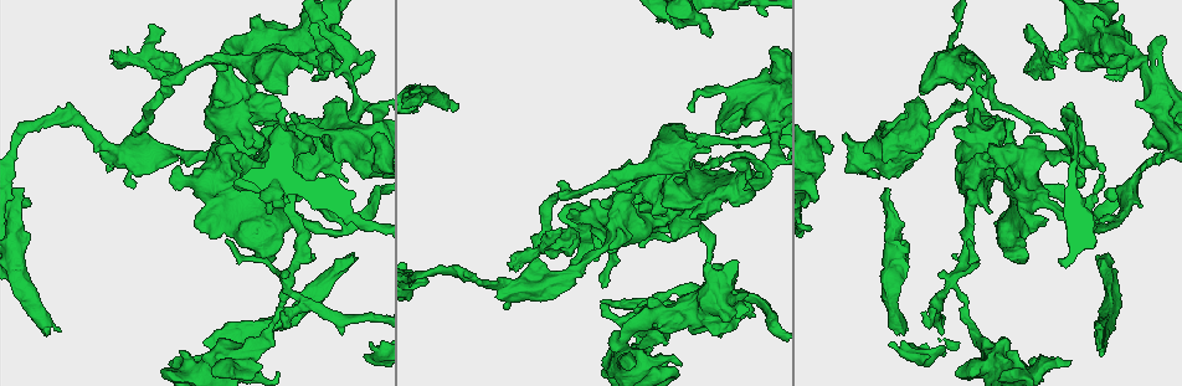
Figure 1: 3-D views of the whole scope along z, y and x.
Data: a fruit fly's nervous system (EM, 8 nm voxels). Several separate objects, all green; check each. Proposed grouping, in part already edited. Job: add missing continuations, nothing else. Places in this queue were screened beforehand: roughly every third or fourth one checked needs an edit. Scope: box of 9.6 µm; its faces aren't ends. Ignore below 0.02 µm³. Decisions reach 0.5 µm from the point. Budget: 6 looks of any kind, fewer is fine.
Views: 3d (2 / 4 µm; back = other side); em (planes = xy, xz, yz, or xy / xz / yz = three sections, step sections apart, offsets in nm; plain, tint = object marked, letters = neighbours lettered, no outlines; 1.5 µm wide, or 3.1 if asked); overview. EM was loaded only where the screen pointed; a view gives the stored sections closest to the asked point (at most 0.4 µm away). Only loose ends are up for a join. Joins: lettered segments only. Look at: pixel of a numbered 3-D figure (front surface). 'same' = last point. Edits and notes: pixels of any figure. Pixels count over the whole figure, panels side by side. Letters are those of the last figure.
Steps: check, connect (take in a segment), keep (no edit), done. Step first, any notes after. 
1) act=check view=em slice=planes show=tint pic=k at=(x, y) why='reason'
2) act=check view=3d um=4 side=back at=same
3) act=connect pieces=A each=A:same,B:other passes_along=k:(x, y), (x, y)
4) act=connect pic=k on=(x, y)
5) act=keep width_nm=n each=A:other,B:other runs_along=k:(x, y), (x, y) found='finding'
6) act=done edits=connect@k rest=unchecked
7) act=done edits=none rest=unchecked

act=check view=em slice=planes show=letters pic=1 at=(1100, 356) why='free end'

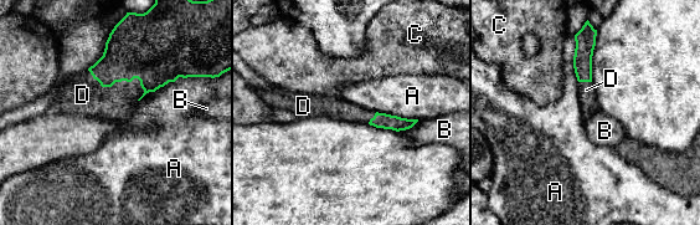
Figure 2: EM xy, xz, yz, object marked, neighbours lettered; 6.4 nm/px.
act=connect pieces=D each=A:other,B:other,C:other,D:same found='it goes on there'

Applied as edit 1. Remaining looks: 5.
act=check view=3d um=4 pic=1 at=(1111, 260) why='free end'

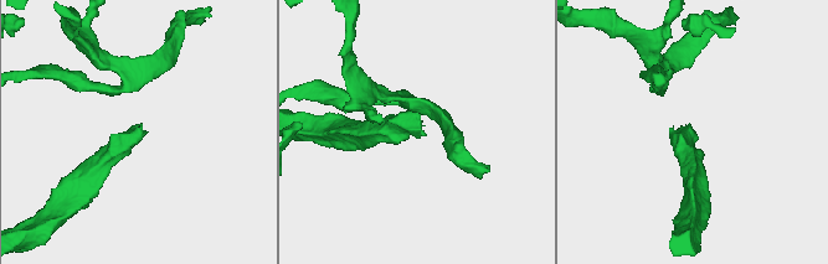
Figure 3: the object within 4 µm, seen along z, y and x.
act=check view=em um=3.1 slice=yz step=8 show=letters pic=3 at=(426, 134) why='need the tissue'

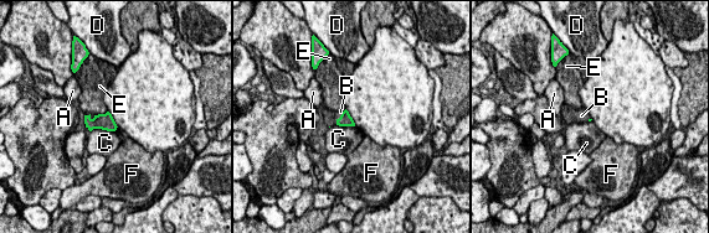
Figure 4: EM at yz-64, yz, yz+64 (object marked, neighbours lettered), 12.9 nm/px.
act=check view=em um=3.1 slice=planes show=letters at=same

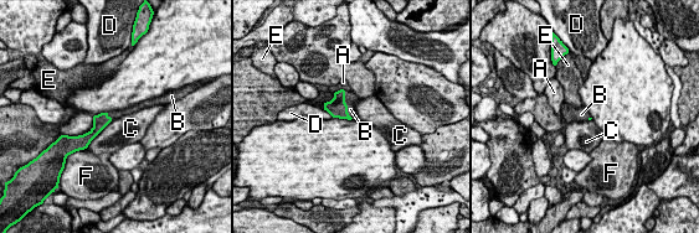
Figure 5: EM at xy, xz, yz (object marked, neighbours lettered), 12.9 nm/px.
act=connect pieces=B each=A:other,B:same,C:other,D:other,E:other,F:other passes_along=5:(337, 107), (345, 104), (350, 97) found='it goes on there'

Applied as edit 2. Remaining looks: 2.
act=done edits=connect@2,connect@5 rest=unchecked

